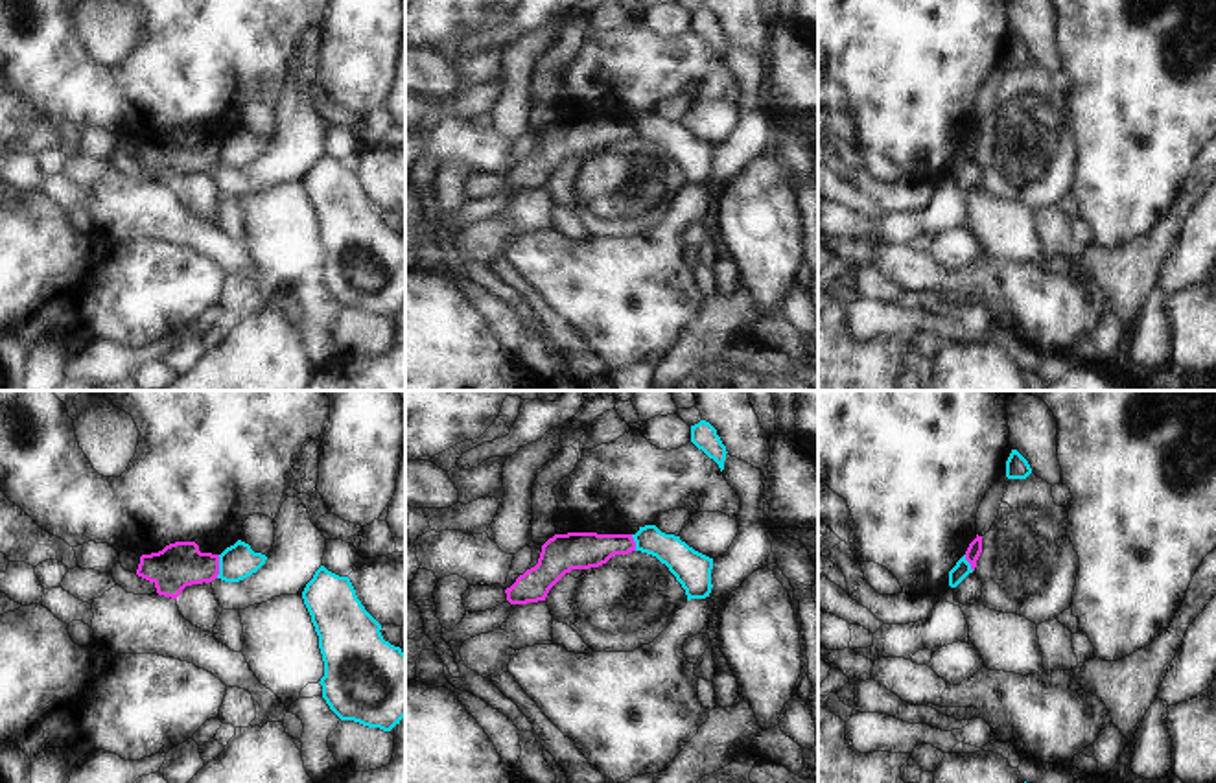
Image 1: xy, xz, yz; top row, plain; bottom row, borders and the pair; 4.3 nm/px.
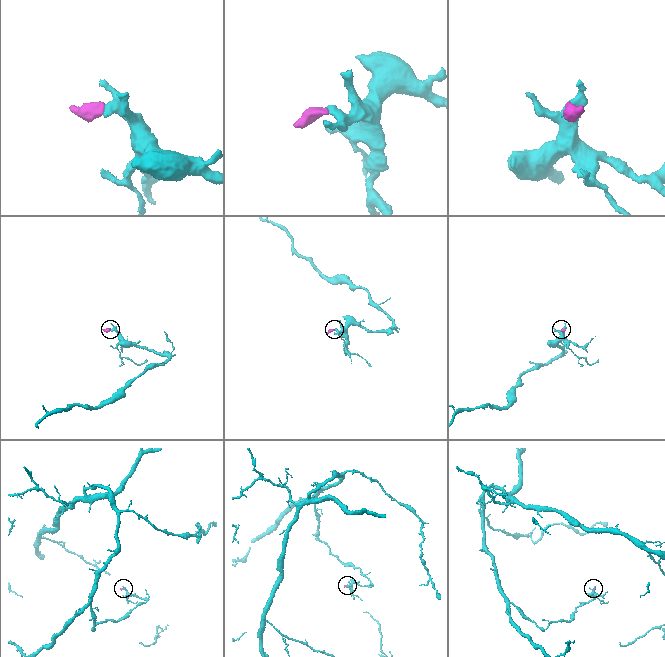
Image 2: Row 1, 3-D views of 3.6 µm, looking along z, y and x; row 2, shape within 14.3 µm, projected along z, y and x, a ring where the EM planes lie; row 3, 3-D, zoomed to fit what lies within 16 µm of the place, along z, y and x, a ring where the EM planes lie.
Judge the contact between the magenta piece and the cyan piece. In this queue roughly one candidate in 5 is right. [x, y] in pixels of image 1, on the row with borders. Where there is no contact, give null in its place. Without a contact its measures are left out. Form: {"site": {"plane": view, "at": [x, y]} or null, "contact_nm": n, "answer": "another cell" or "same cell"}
{"site": {"plane": "xy", "at": [218, 566]}, "contact_nm": 110, "answer": "another cell"}

